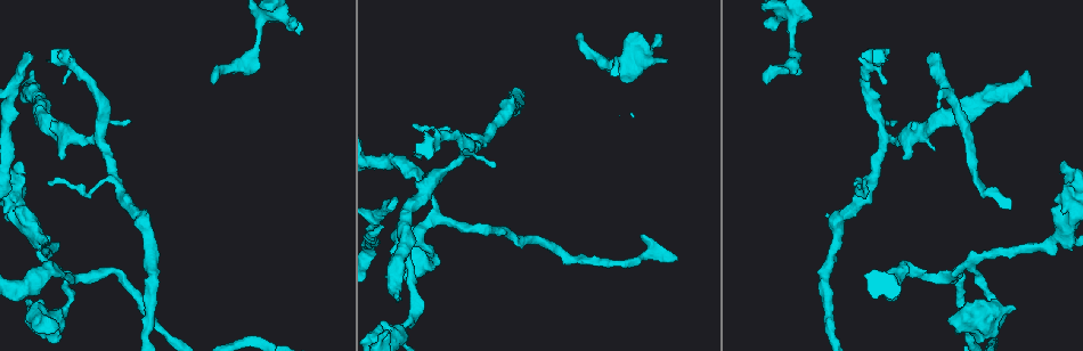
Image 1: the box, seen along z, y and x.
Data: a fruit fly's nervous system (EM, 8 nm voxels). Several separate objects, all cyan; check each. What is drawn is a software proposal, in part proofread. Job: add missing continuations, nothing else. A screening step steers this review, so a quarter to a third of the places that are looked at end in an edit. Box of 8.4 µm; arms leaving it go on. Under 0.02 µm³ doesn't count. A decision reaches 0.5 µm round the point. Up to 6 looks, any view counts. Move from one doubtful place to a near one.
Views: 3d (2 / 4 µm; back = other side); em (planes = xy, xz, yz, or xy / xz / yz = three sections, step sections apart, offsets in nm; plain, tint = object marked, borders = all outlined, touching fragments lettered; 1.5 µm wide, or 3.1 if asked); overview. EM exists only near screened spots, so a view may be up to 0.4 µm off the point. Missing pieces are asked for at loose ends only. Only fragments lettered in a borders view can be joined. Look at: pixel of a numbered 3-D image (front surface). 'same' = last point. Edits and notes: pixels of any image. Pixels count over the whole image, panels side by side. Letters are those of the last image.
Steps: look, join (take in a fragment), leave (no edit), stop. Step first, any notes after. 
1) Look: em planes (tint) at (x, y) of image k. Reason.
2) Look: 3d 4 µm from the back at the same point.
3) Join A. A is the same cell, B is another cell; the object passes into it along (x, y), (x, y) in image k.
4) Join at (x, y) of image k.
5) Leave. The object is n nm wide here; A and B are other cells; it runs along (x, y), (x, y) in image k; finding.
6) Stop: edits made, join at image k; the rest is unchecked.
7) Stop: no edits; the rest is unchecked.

Look: 3d 2 µm at (29, 58) of image 1. Free end.

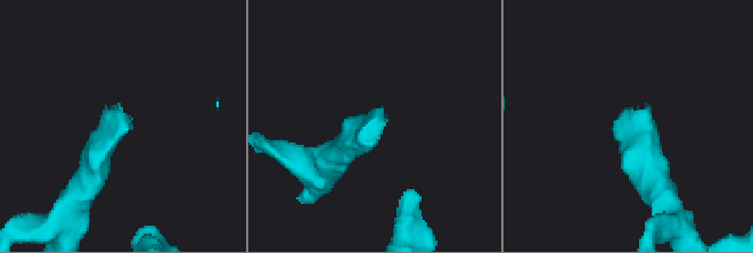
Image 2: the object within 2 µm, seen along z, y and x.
Look: em planes (borders) at (614, 120) of image 2.

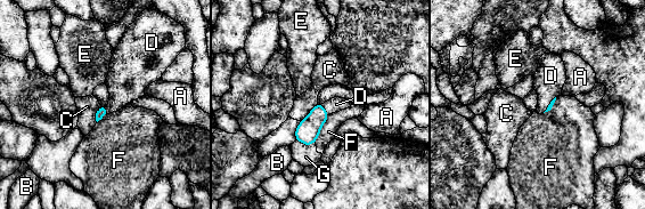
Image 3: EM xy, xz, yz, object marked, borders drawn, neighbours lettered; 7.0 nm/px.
Join D. D is the same cell, A, B, C, E, F and G are other cells; the object passes into it along (308, 130), (325, 110), (336, 104) in image 3; it goes on there.

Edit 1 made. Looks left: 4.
Look: 3d 4 µm at (398, 295) of image 1. Thick end.

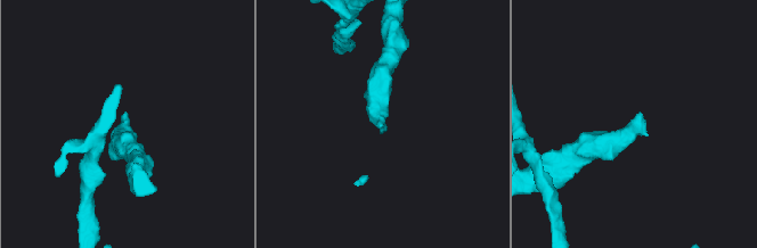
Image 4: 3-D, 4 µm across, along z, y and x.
Look: em planes (borders) at (124, 112) of image 4.

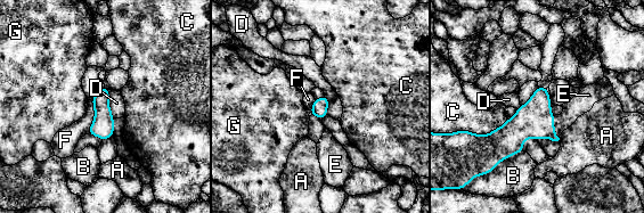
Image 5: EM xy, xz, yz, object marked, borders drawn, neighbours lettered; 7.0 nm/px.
Join E. E is the same cell, A, B, C, D, F and G are other cells; the object passes into it along (534, 120), (554, 127), (580, 104) in image 5; it goes on there.

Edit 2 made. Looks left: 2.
Look: em yz step 4 (borders) at (299, 33) of image 1.

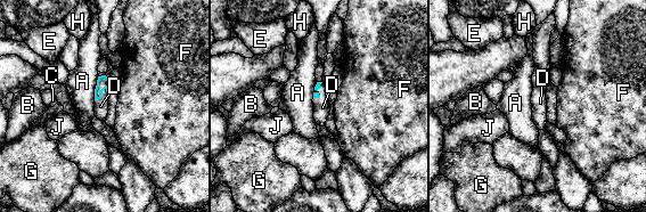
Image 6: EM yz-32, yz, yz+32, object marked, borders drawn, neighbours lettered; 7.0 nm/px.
Join D. D is the same cell, A, B, C, E, F, G, H and J are other cells; the object passes into it along (103, 81), (100, 95), (100, 105) in image 6; it goes on there.

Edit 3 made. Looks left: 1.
Stop: edits made, join at image 3, join at image 5, join at image 6; the rest is unchecked.

